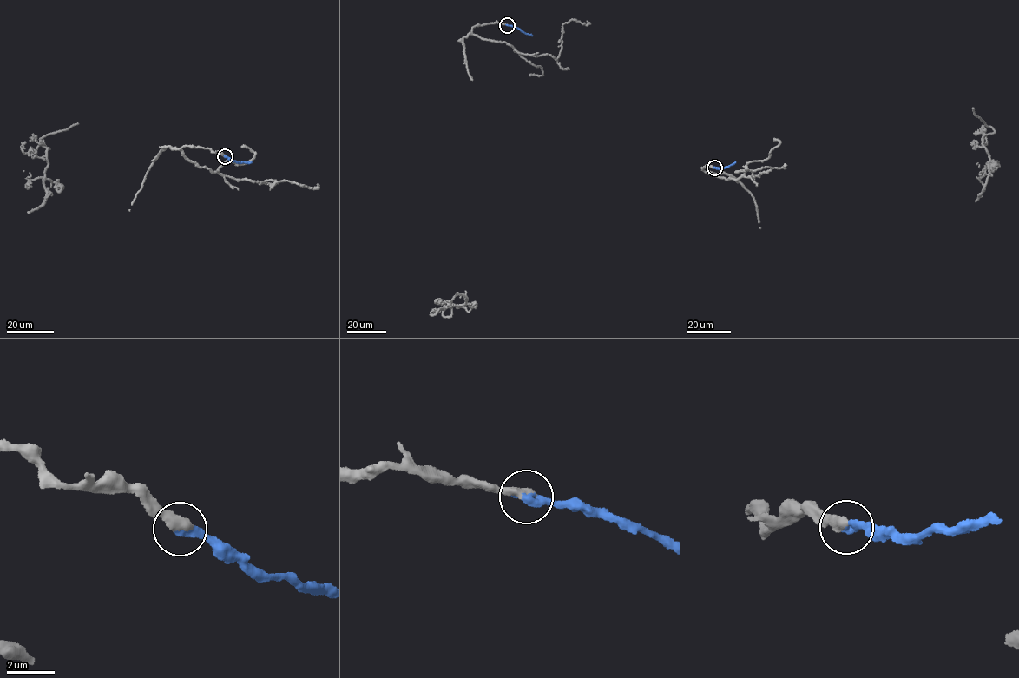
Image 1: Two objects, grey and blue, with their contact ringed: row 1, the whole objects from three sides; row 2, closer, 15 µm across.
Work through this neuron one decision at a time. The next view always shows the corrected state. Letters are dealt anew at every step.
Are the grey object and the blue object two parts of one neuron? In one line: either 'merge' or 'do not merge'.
merge

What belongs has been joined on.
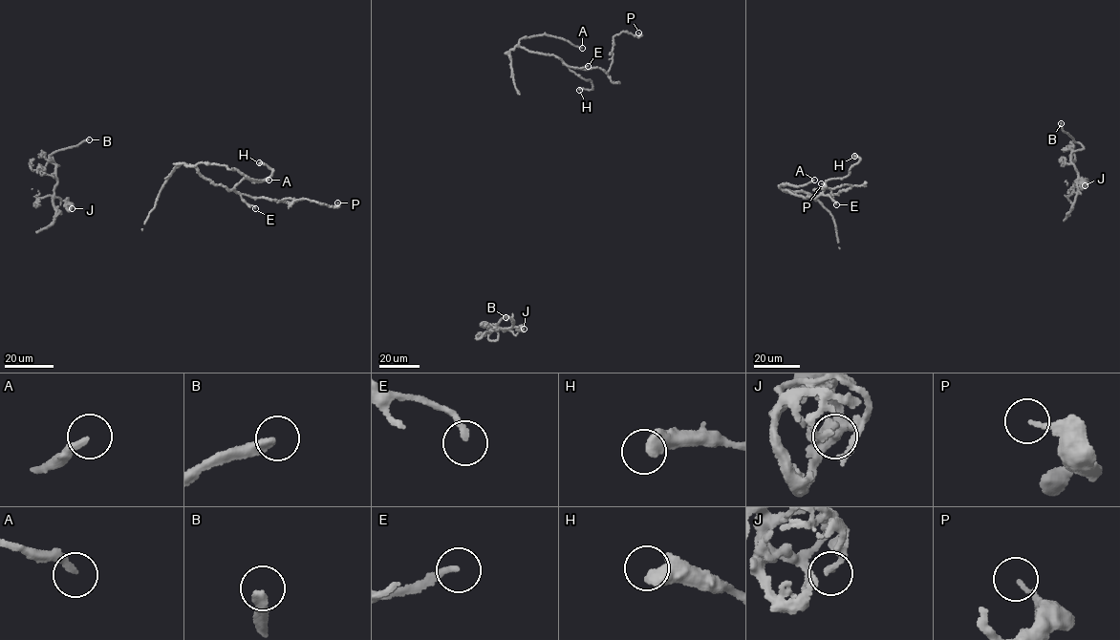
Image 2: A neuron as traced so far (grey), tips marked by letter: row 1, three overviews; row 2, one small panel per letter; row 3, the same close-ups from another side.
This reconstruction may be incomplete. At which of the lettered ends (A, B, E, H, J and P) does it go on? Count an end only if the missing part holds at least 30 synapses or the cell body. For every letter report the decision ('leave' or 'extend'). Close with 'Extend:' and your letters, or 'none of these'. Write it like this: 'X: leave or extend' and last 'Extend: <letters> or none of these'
A: extend
B: extend
E: extend
H: leave
J: leave
P: leave
Extend: A, B, E

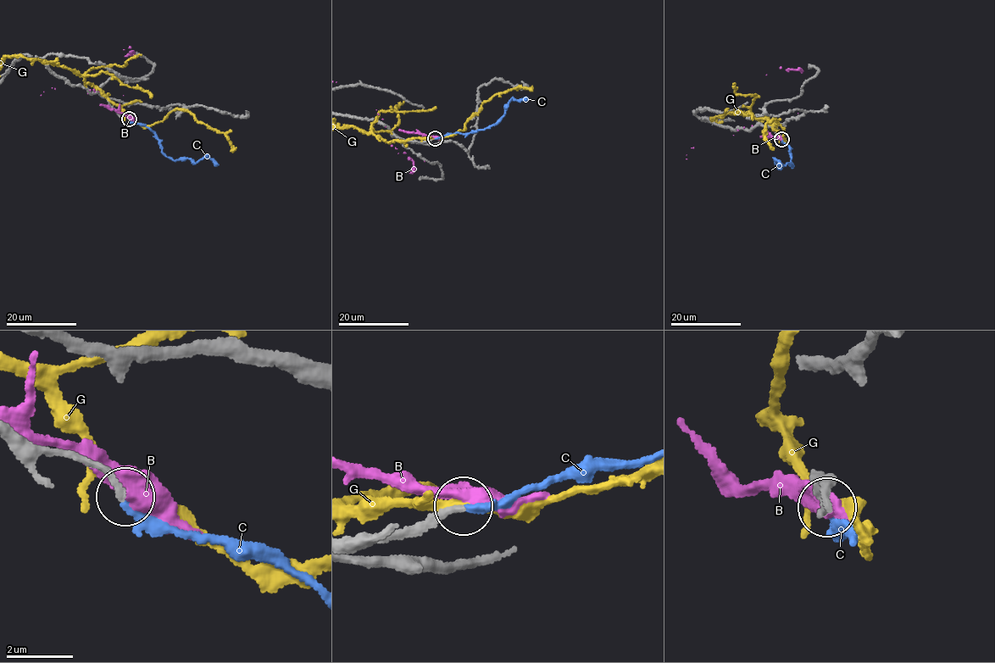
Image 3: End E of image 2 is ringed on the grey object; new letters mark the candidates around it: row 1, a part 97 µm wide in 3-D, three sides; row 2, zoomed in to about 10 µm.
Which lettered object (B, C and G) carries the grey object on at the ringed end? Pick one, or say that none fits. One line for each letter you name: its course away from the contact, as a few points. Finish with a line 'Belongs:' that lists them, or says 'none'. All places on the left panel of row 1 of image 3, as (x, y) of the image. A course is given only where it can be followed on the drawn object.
C: course (129, 119), (152, 130), (166, 156), (176, 160), (187, 158), (196, 163), (203, 157), (212, 158), (219, 164)
Belongs: C

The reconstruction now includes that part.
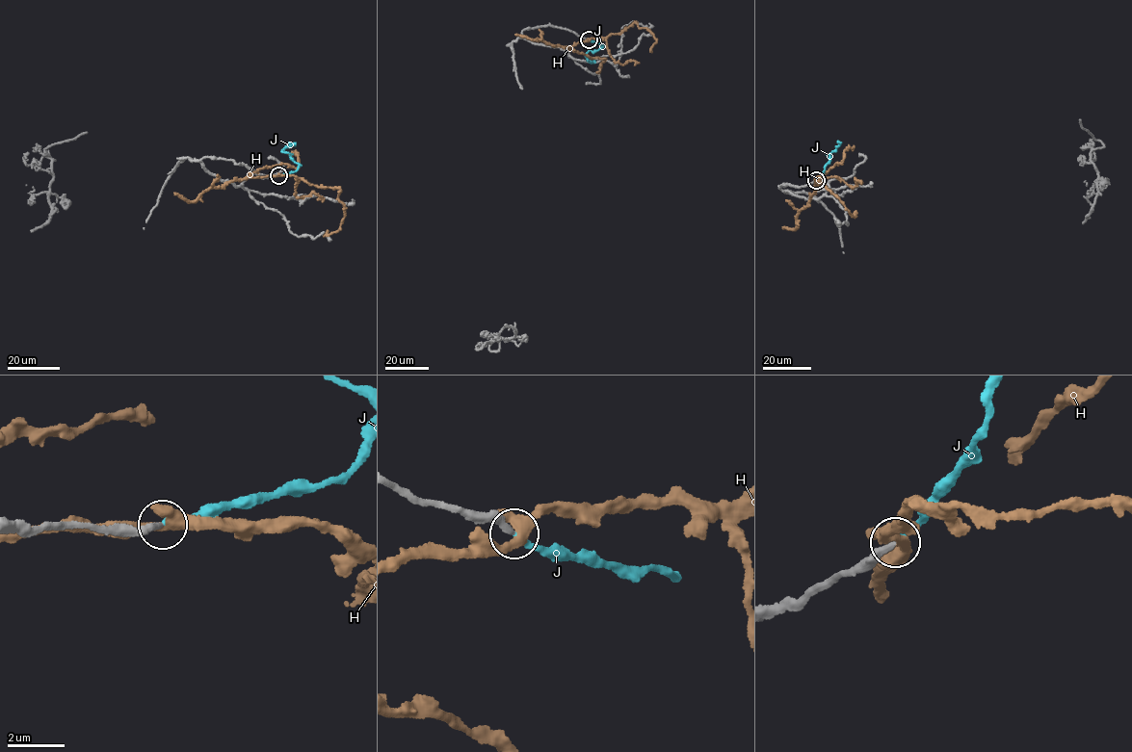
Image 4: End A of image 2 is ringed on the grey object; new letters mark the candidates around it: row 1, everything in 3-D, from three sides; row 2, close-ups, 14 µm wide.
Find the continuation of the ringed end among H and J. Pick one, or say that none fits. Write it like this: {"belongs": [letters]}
{"belongs": ["J"]}

